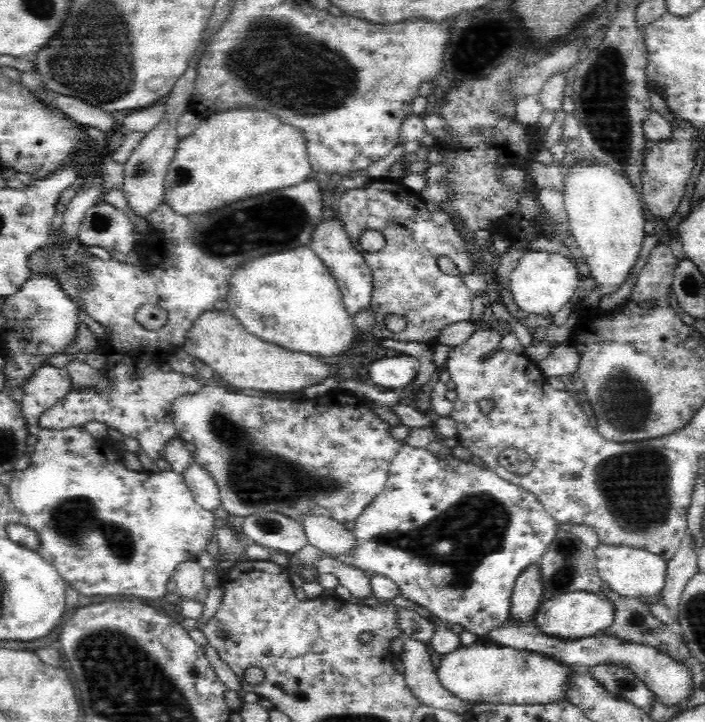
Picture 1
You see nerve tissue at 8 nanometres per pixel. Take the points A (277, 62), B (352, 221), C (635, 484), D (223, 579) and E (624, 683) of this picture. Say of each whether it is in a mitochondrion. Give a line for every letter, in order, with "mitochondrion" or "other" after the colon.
A: mitochondrion
B: other
C: mitochondrion
D: other
E: mitochondrion

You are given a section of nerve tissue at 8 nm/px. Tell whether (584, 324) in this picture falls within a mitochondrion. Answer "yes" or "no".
no

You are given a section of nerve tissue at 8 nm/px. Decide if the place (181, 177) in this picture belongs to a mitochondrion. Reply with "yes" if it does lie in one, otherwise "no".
yes

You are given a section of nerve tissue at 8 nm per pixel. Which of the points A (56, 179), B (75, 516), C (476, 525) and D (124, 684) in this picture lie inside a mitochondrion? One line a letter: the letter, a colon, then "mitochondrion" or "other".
A: other
B: mitochondrion
C: mitochondrion
D: mitochondrion

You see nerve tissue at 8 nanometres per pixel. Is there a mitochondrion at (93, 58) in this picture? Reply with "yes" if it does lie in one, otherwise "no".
yes

